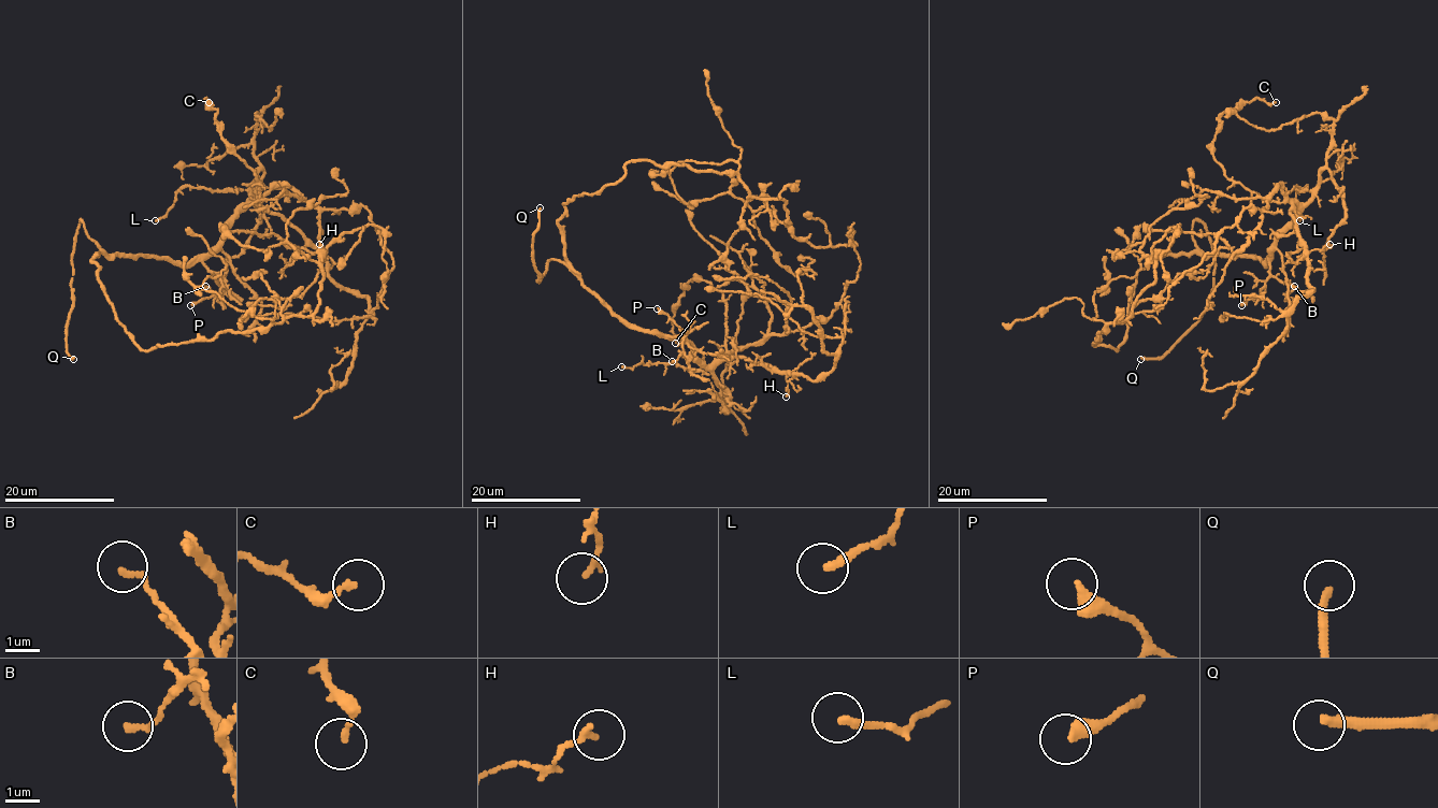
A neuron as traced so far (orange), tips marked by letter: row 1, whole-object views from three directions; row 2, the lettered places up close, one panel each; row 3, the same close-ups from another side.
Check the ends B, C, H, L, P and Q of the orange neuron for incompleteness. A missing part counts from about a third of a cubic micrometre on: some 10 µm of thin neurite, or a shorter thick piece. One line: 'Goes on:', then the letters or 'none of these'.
Goes on: none of these

